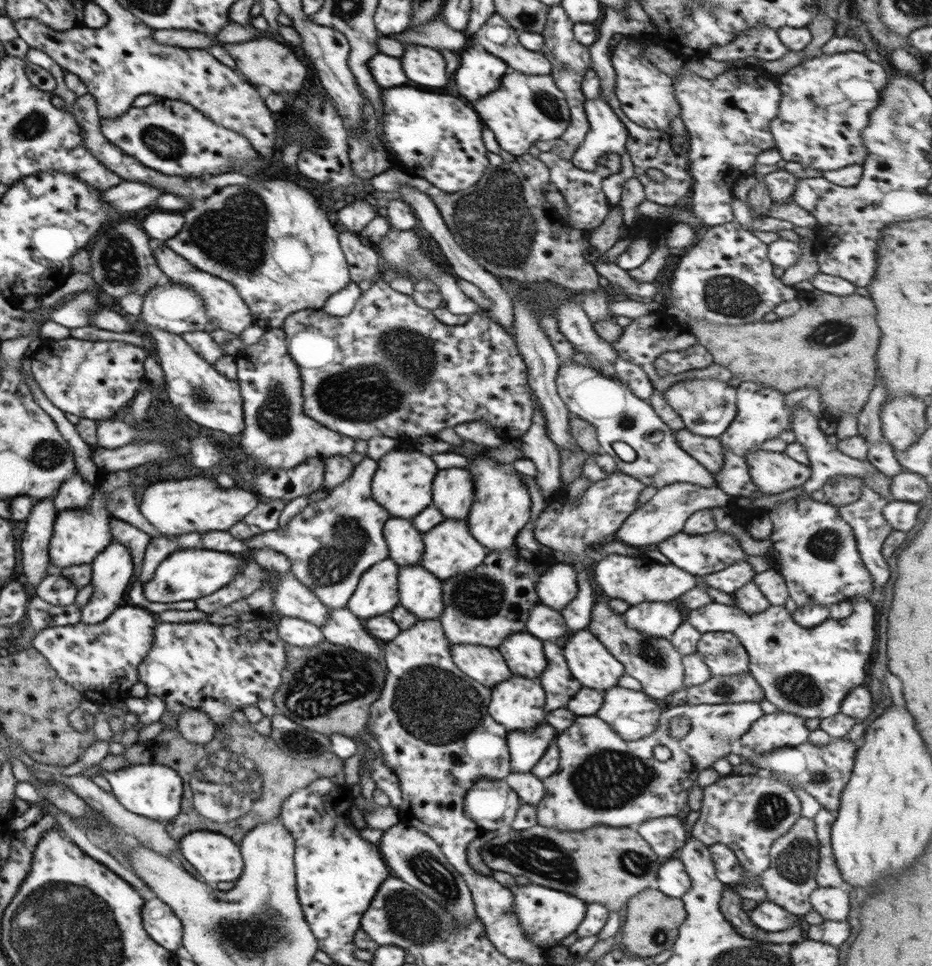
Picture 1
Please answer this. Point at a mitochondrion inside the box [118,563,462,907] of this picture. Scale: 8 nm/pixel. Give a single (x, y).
(229, 786)

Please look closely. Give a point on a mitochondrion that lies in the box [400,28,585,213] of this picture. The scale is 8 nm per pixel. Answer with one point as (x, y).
(548, 104)

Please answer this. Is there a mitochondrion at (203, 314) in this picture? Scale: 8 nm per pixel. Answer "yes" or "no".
no

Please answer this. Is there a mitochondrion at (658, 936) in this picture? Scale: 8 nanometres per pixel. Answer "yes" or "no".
yes

